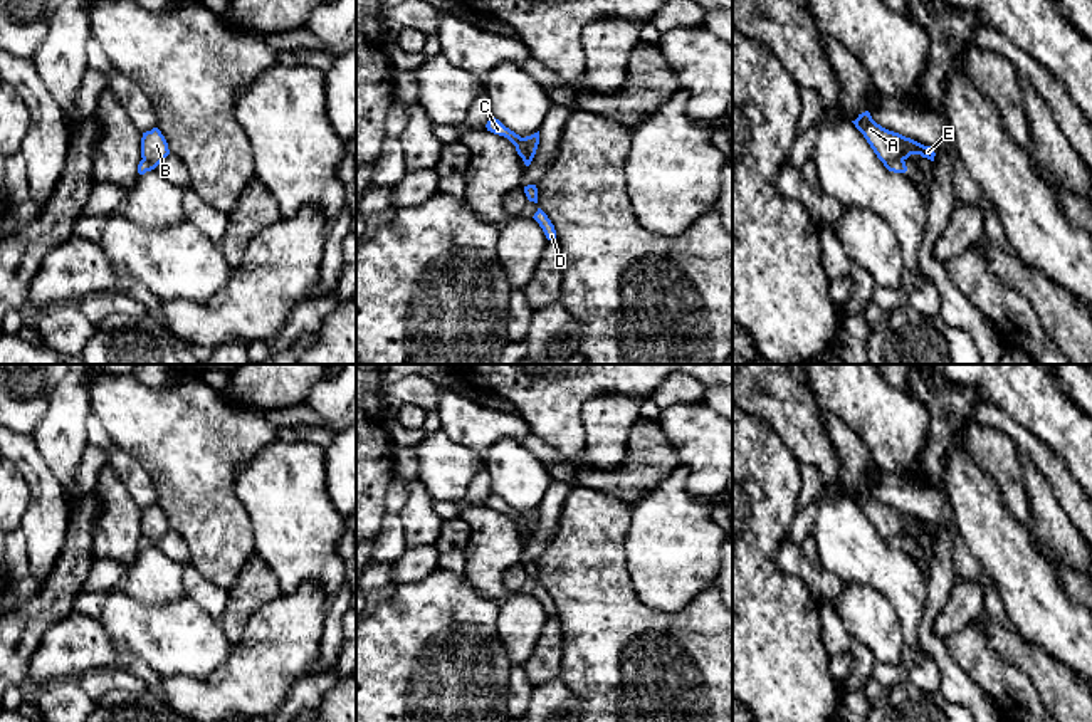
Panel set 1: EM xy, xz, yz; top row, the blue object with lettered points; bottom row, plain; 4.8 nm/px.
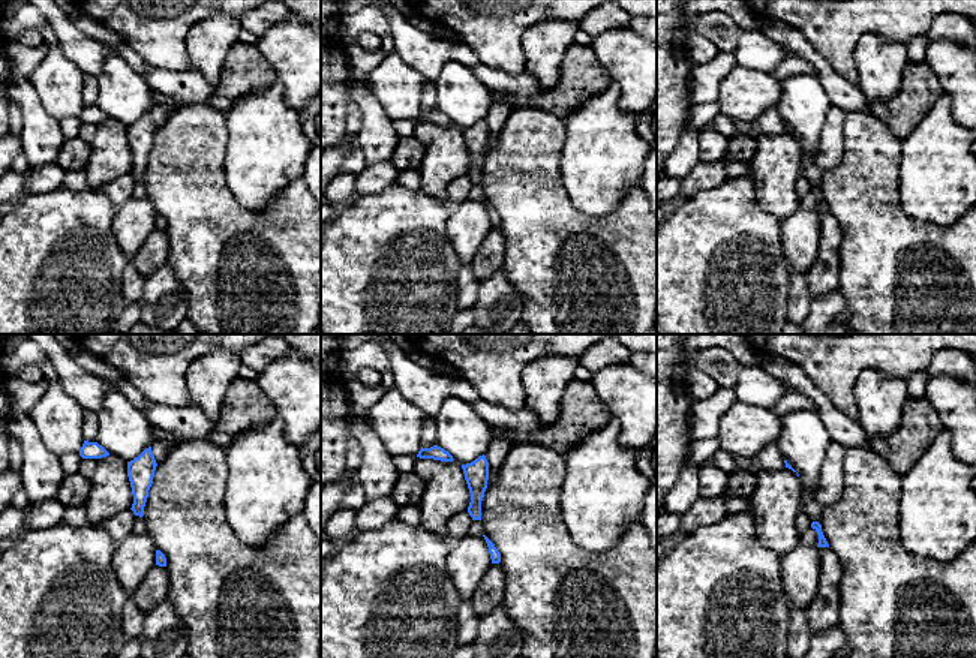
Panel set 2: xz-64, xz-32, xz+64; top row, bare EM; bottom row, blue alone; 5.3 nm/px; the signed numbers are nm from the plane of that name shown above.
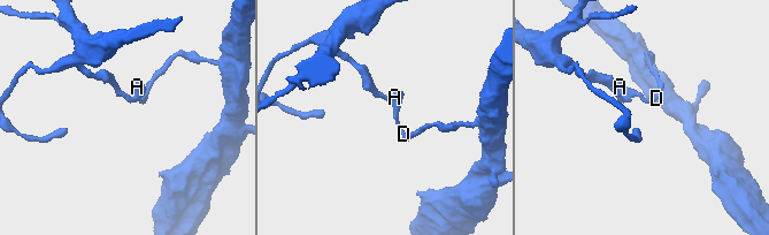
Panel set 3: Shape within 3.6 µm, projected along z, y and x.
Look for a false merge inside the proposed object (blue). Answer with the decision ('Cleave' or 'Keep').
Cleave

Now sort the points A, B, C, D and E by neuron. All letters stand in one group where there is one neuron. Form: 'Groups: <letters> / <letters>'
Groups: A B D E / C

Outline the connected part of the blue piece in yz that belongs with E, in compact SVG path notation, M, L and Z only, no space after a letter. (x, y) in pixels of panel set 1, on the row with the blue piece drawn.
M869 111L858 114L852 123L864 134L882 163L907 160L911 154L921 154L922 158L934 161L934 148L882 128L872 119Z

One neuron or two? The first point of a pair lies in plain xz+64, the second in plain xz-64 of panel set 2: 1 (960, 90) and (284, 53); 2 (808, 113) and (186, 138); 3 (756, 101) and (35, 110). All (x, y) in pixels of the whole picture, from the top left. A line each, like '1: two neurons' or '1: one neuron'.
1: one neuron
2: two neurons
3: two neurons

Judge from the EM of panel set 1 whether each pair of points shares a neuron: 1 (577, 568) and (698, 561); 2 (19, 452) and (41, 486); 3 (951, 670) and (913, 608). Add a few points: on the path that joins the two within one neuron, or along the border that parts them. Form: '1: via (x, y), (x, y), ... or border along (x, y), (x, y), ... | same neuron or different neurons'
1: border along (629, 526), (627, 571), (634, 593), (642, 601) | different neurons
2: via (27, 460), (39, 477) | same neuron
3: border along (929, 581), (918, 637), (918, 645), (928, 657) | different neurons

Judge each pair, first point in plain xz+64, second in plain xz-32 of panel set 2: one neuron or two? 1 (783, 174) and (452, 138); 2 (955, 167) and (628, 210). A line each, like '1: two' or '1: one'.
1: one
2: two

